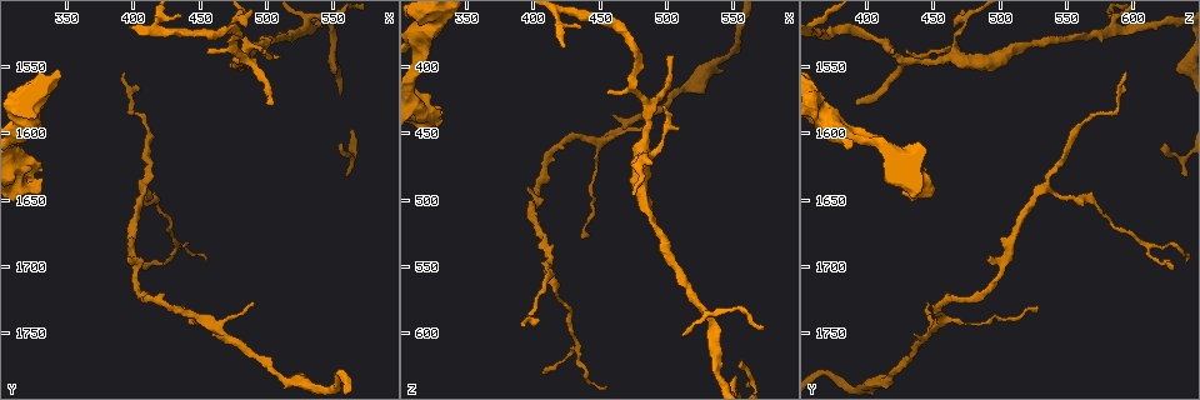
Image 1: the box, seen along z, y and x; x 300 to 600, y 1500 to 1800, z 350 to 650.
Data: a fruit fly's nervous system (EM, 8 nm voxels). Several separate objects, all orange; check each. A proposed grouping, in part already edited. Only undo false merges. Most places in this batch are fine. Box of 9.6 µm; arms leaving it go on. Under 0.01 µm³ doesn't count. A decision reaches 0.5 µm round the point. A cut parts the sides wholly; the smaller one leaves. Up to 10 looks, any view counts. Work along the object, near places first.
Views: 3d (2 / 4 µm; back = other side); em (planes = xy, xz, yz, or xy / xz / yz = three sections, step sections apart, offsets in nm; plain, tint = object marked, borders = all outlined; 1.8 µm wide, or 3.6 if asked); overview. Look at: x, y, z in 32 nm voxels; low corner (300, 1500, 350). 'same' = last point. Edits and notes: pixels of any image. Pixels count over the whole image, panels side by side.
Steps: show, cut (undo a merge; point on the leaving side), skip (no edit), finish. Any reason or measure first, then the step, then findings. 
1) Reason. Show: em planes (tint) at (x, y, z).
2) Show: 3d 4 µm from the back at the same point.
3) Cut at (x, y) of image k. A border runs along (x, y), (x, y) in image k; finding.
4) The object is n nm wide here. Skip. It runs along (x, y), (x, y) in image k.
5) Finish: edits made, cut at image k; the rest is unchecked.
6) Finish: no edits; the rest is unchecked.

Small branch off a trunk. Show: 3d 2 µm at (480, 1546, 466).

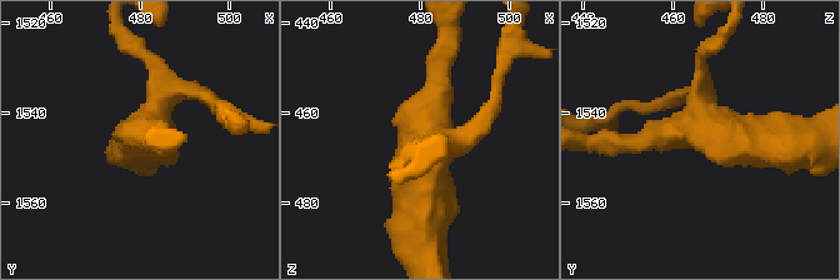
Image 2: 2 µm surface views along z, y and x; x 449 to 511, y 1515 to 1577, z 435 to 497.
4 arms meet here; now the EM. Show: em xy step 4 (tint) at (480, 1544, 467).

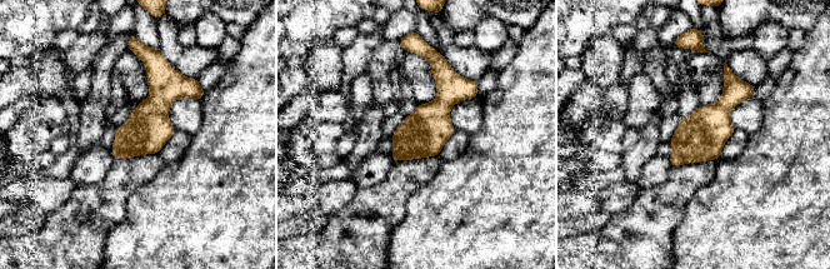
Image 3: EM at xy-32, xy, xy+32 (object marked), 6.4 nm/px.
Show: em planes (tint) at the same point.

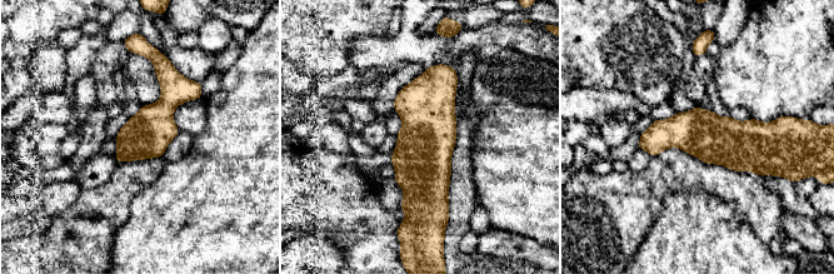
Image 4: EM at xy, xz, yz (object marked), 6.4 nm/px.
Skip. It runs along (440, 66), (414, 210) in image 4; all the same cell.

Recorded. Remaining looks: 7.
Thick turns thin. Show: em 3.6 µm xz step 4 (tint) at (322, 1622, 436).

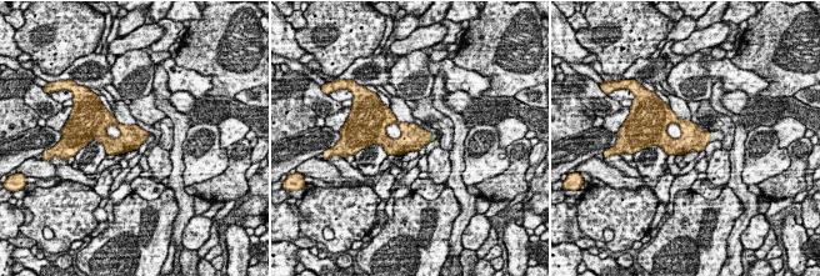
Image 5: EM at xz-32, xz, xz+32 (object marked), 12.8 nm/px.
Another direction. Show: em 3.6 µm planes (tint) at the same point.

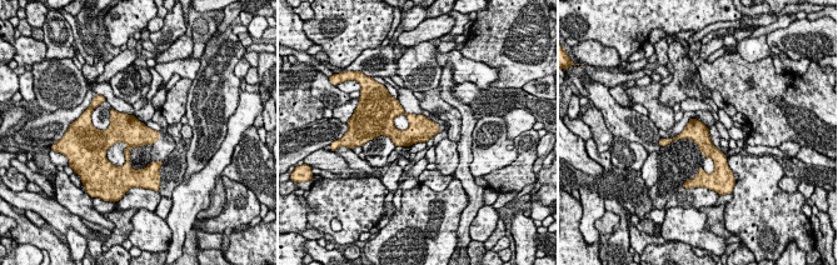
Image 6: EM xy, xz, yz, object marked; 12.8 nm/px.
Skip. It runs along (664, 141), (696, 135), (721, 159) in image 6; one cell here.

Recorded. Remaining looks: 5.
Thick turns thin. Show: em planes (plain) at (450, 1742, 456).

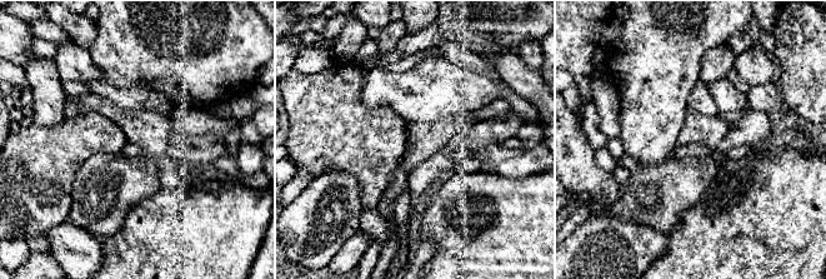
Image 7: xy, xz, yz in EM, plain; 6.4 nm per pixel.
Where the object lies. Show: em planes (tint) at the same point.

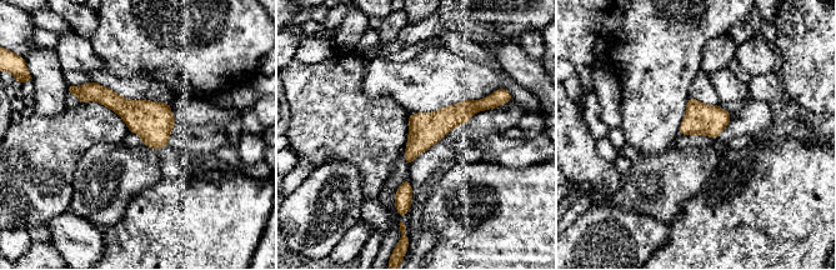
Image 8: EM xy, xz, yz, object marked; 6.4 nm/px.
The object is 200 nm wide here. Skip. It runs along (74, 90), (111, 99), (165, 143) in image 8; one cell here.

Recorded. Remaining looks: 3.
Three arms meet. Show: em xy step 4 (tint) at (528, 1520, 586).

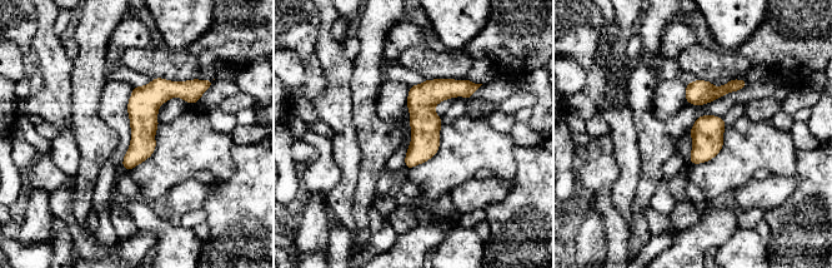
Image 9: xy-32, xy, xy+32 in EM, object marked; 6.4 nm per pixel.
Show: em planes (tint) at the same point.

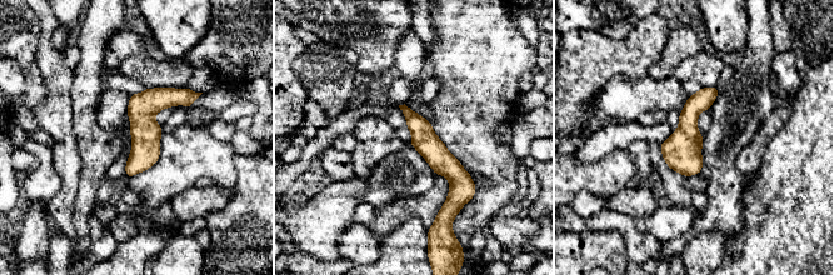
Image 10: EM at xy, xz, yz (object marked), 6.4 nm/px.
Skip. It runs along (405, 110), (455, 174), (453, 203) in image 10; one cell here.

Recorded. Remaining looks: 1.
Finish: no edits; the rest is unchecked.

